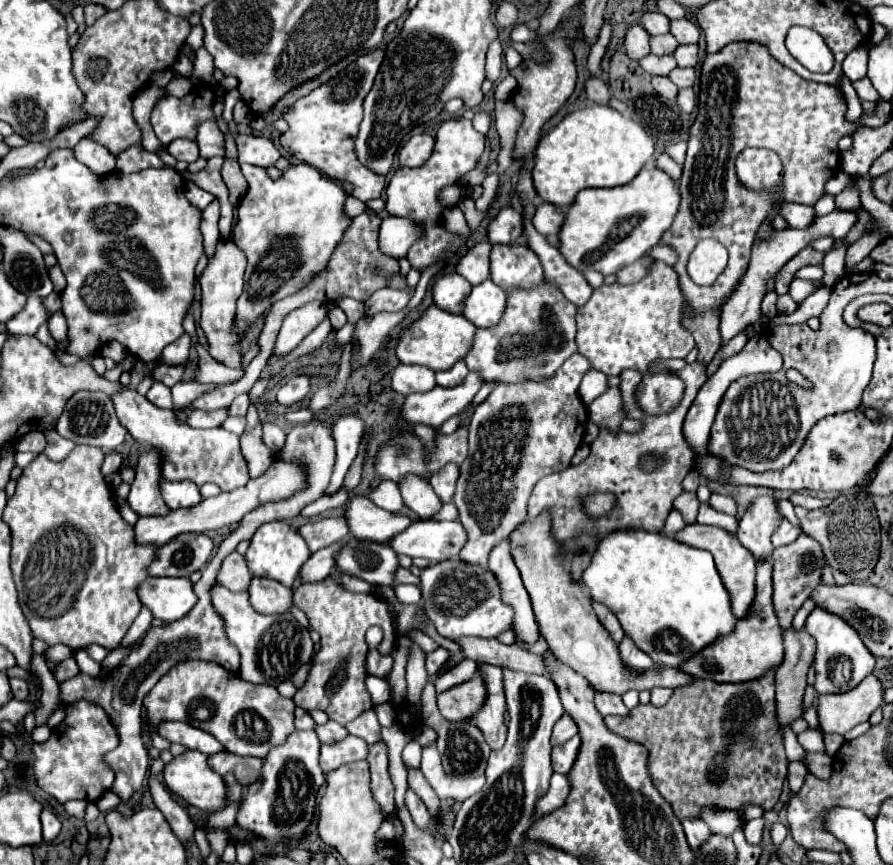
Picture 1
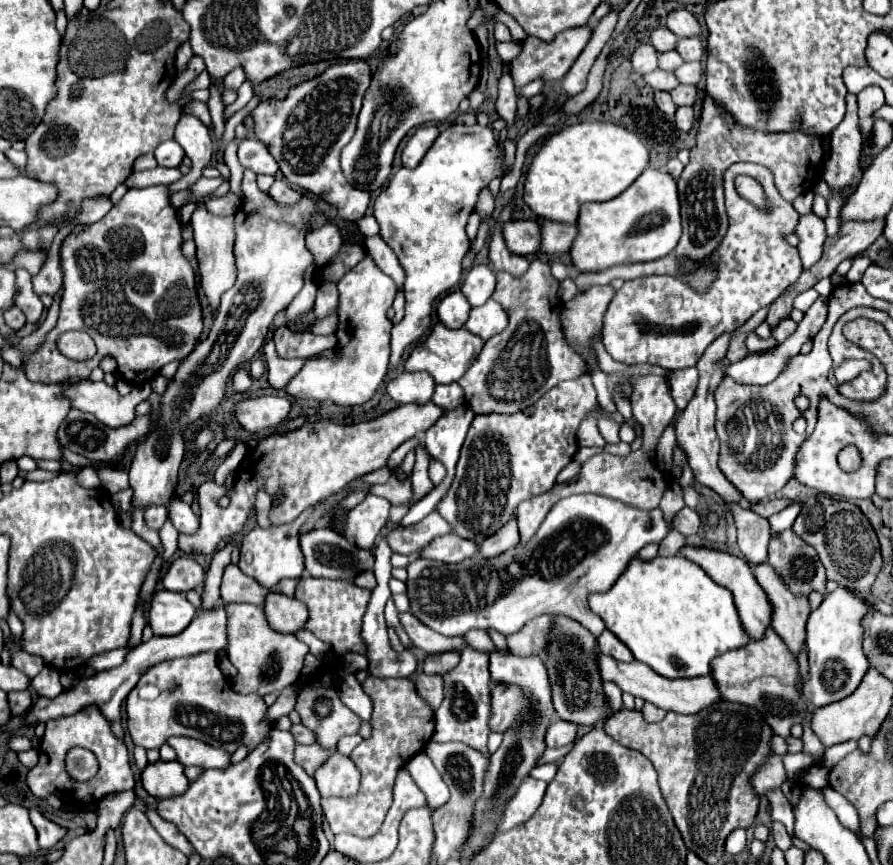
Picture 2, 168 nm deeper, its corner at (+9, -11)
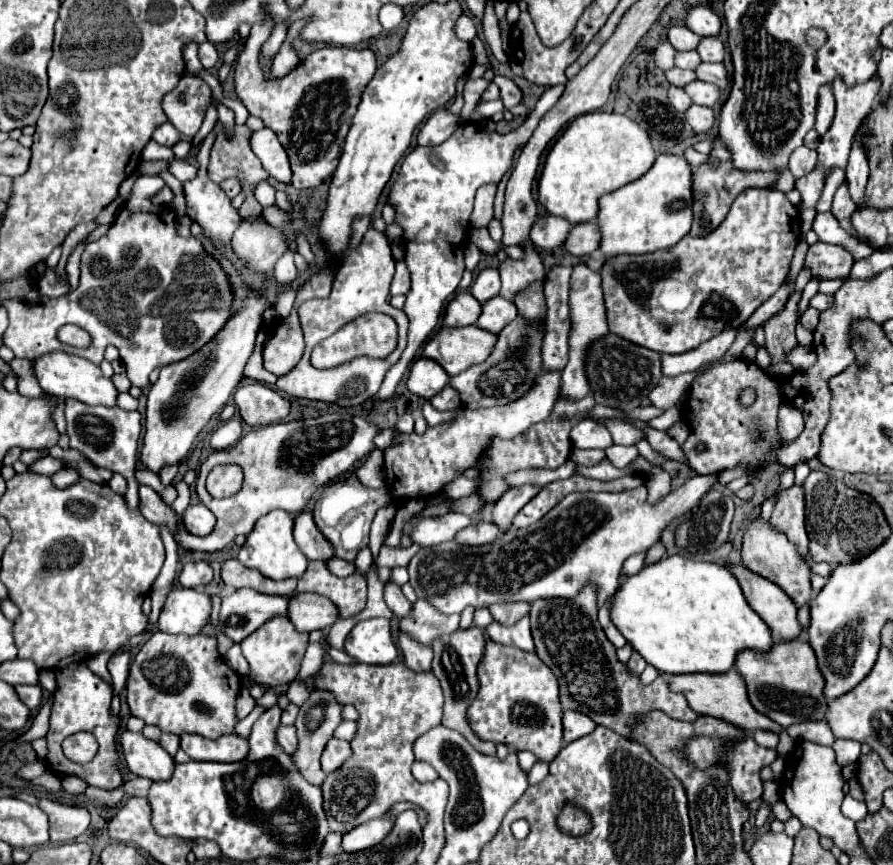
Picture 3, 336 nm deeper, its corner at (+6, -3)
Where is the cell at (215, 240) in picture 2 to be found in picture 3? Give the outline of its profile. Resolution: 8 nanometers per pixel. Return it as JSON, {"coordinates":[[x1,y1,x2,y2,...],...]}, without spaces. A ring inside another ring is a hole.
{"coordinates":[[205,140,201,150,199,150,197,176,183,184,183,192,185,192,185,200,187,200,187,216,191,220,195,220,207,236,219,236,223,240,229,240,233,236,233,232,237,230,241,218,239,218,237,210,231,206,231,200,221,190,221,186,209,180,209,176,207,176,207,152,209,152,209,140]]}

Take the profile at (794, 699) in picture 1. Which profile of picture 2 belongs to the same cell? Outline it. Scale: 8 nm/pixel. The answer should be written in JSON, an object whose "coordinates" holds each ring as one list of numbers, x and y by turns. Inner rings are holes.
{"coordinates":[[768,562,754,568,754,576,766,592,772,606,772,628,784,640,794,658,804,650,804,626,810,616,810,604,804,596,794,596]]}

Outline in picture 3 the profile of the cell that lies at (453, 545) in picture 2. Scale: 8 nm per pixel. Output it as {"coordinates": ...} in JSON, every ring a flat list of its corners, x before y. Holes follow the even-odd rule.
{"coordinates":[[475,522,475,526,467,526,457,534,457,542,465,544,465,546,483,546,483,544,491,544,495,538,499,538,501,530,499,526,495,526,493,522]]}

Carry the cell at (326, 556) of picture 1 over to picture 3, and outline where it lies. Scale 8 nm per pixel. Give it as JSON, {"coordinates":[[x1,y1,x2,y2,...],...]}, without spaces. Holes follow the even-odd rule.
{"coordinates":[[227,560,223,564,221,570,221,578,227,586,233,588,253,588,259,590,263,594,279,594,279,596,289,596,295,592,297,588,297,580,289,578,289,580,269,580,263,574,259,574,259,570,247,568,243,566,239,560]]}

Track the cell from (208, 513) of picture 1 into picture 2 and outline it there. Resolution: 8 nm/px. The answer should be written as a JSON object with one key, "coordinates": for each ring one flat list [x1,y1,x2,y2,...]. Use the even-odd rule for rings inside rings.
{"coordinates":[[152,506,152,508,148,508,144,512,144,522,152,530,160,530,164,526,166,518,168,518,166,516,166,506]]}

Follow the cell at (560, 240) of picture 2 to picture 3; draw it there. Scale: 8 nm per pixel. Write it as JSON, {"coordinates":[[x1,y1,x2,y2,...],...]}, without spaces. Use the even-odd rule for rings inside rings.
{"coordinates":[[591,220,585,224,573,226,573,230,565,242,565,248,573,256,587,256,599,248,599,242,601,242,599,224,597,224,597,220]]}

